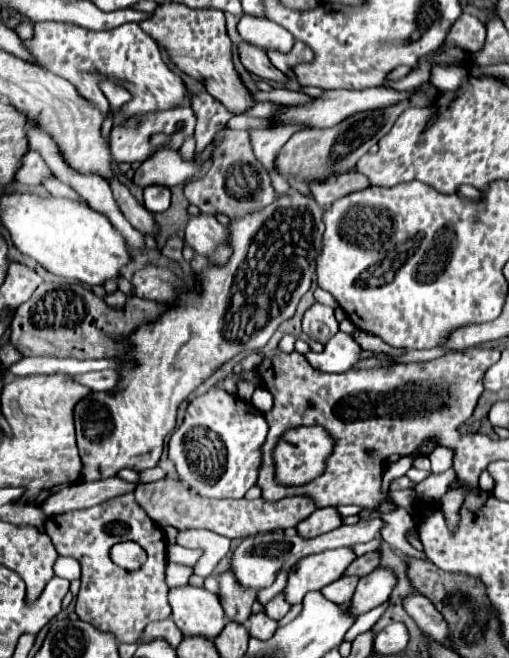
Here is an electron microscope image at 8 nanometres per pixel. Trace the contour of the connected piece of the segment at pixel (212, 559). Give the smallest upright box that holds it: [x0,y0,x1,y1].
[177,529,231,577]

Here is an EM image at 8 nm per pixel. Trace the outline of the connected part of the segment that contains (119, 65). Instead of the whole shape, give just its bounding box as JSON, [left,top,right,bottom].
[23,21,187,123]

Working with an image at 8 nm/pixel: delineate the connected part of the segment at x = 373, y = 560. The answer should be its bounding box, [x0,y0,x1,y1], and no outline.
[345,551,381,577]

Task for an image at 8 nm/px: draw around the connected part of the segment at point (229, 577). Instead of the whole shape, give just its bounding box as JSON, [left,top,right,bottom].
[217,569,257,623]

